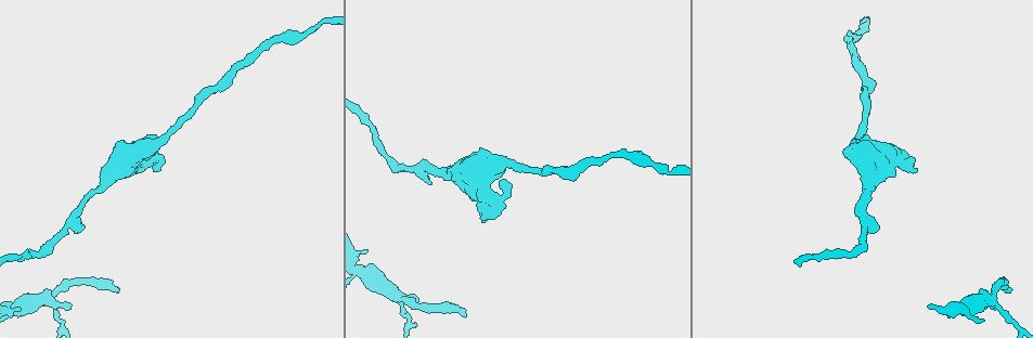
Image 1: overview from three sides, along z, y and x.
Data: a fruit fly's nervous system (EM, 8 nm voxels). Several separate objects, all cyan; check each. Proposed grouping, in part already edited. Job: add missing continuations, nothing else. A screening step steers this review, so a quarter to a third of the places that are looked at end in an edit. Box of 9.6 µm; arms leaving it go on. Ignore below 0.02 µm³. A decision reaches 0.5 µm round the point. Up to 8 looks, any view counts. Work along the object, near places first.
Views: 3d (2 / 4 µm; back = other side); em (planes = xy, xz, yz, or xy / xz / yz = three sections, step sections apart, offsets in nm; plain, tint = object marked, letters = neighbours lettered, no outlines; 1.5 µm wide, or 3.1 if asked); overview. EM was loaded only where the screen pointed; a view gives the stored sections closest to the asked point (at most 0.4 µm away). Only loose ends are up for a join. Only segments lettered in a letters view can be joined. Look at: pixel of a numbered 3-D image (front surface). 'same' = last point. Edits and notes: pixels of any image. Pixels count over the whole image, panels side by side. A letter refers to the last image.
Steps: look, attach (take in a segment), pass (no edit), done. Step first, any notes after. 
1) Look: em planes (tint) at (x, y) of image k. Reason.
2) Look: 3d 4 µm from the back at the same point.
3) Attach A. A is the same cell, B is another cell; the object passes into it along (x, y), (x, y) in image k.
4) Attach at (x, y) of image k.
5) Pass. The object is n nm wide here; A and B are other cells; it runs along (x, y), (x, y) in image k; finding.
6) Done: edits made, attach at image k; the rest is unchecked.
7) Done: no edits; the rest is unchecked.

Look: 3d 4 µm from the back at (155, 168) of image 1.

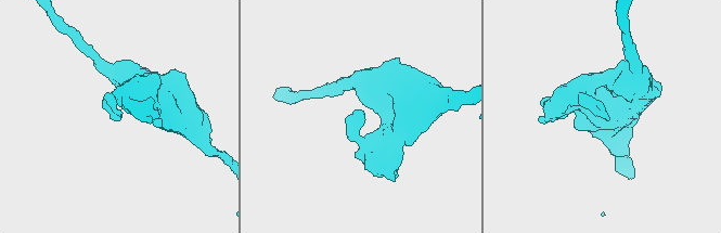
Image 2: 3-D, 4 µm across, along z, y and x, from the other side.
Look: em planes (letters) at (115, 115) of image 2. Need the tissue.

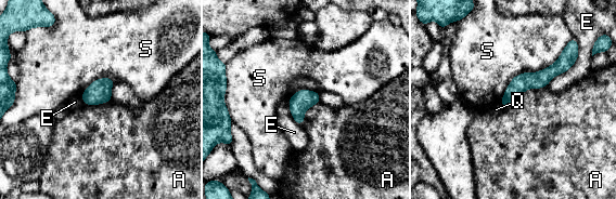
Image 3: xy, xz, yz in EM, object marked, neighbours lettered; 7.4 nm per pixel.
Pass. A, E, Q and S are other cells; a border runs along (546, 85), (529, 88), (502, 106) in image 3; none of them fits.

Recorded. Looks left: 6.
Look: em planes (plain) at (368, 249) of image 1. Free end.

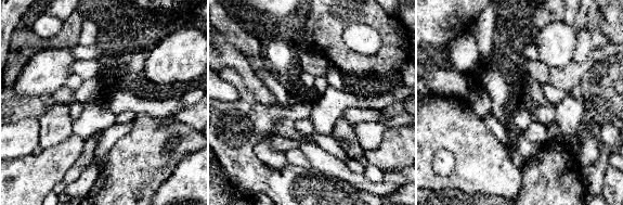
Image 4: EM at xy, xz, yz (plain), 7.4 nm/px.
Look: em planes (letters) at the same point. What lies round it.

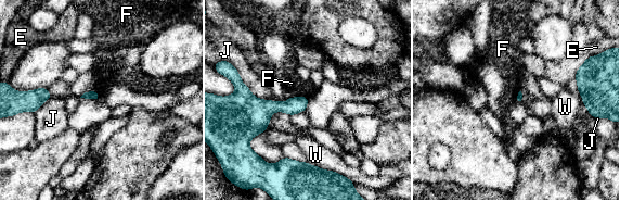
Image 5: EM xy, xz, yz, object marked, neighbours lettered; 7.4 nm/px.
Pass. E, F, J and W are other cells; none of them fits.

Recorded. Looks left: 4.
Look: 3d 4 µm at (119, 290) of image 1. Branch stops here.

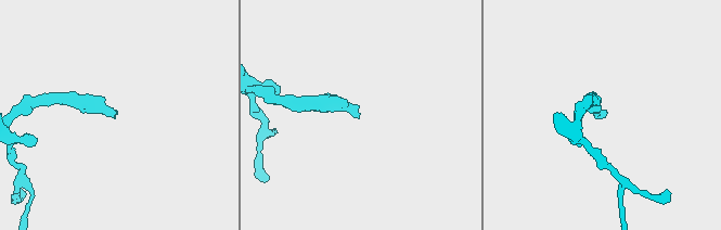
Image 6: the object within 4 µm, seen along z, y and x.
Look: em 3.1 µm planes (letters) at (358, 118) of image 6. Now the EM.

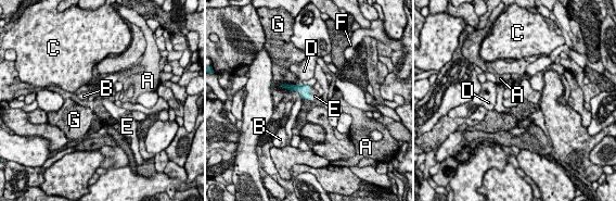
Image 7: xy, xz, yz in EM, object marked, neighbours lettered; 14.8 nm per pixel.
Attach E. E is the same cell, A, B, C, D, F and G are other cells; the object passes into it along (304, 90), (310, 93), (315, 96) in image 7; it goes on there.

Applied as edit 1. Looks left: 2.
Done: edits made, attach at image 7; the rest is unchecked.

